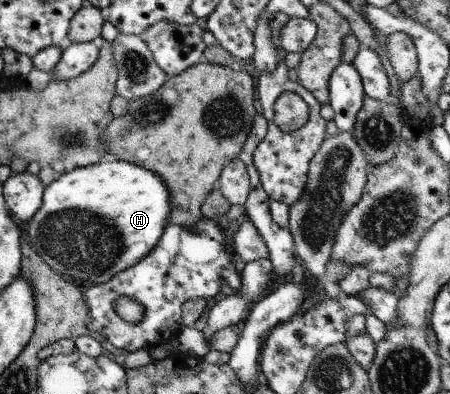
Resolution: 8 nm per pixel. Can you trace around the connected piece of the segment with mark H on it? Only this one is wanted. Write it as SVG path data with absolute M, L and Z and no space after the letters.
M109 153L104 156L99 163L89 165L88 167L81 167L73 169L72 172L65 172L58 180L52 182L47 191L43 193L43 207L28 222L24 228L24 237L27 239L28 244L34 248L34 251L48 264L52 271L60 274L62 278L72 281L76 287L82 285L98 285L100 283L108 283L111 279L120 275L120 272L127 271L128 268L135 267L140 260L147 258L151 251L159 244L166 231L169 220L171 219L171 190L167 188L167 184L160 177L158 173L151 172L145 167L116 159Z

